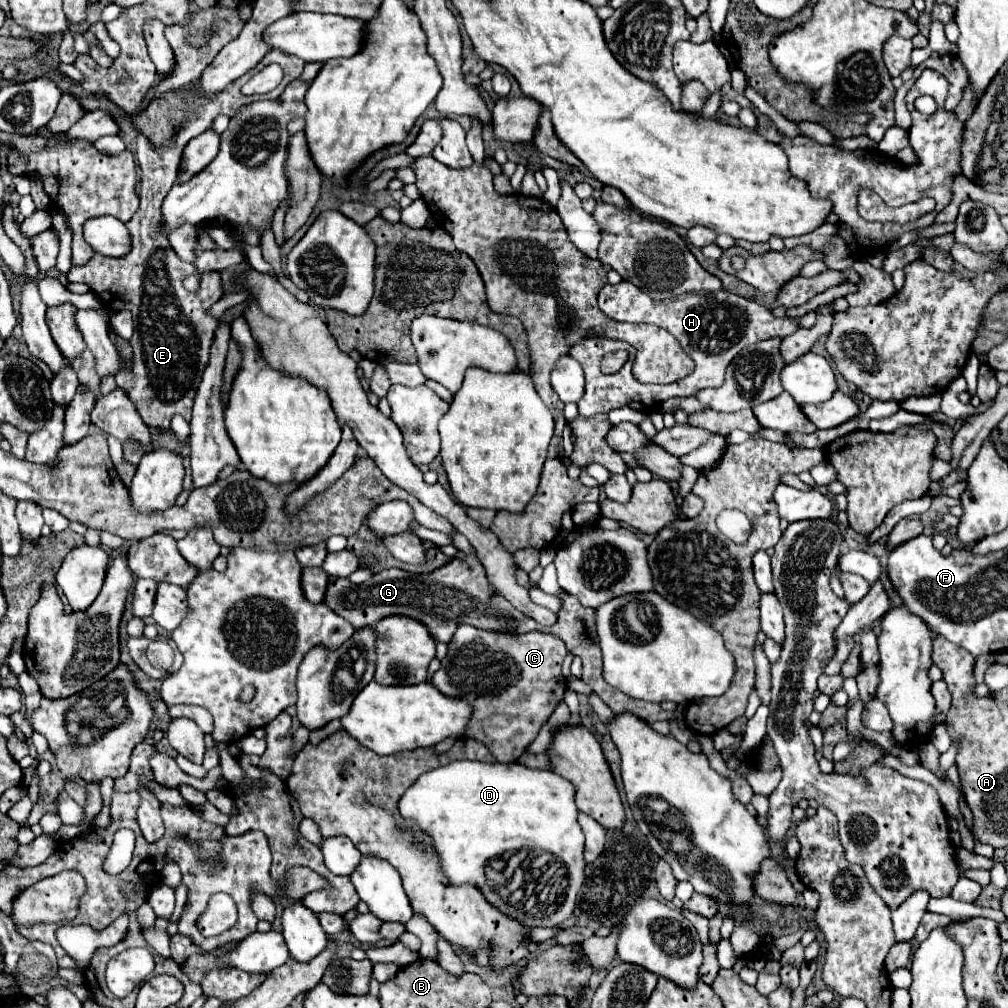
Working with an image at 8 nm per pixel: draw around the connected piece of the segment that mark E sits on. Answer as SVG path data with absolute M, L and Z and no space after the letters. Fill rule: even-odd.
M273 49L263 57L263 61L255 69L251 69L249 73L233 81L221 93L215 93L211 99L199 99L197 107L191 113L187 113L187 121L181 123L181 127L177 127L169 145L157 147L151 141L147 141L147 137L143 135L137 137L137 161L141 167L141 191L139 191L141 207L127 223L127 229L133 239L131 253L121 259L109 259L95 253L87 265L71 267L67 275L69 281L87 283L91 291L99 295L103 305L105 305L105 299L111 299L109 307L113 303L133 313L133 321L135 321L135 333L131 337L133 371L127 371L123 367L125 363L121 361L121 369L115 381L119 389L125 389L127 397L135 403L135 409L141 415L141 419L151 427L171 429L173 415L181 415L185 421L191 421L193 397L201 383L203 369L209 361L209 349L213 343L213 333L217 329L217 319L211 317L207 311L223 295L221 275L217 271L203 273L199 293L185 291L183 279L191 275L195 269L191 263L181 261L173 253L165 231L157 233L157 225L161 225L161 203L177 179L177 169L179 169L177 163L181 161L181 151L189 143L189 139L207 131L217 115L223 113L227 117L233 117L239 111L239 107L259 99L259 97L241 95L241 87L269 63L279 63L285 71L283 83L269 93L269 99L279 99L285 85L295 81L301 75L305 61L301 61L299 57L289 57L279 49Z

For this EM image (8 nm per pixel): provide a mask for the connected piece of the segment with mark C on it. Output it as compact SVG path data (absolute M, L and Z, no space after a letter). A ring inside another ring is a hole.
M459 625L457 633L449 643L449 651L441 661L439 671L433 675L433 685L457 699L465 699L473 705L473 717L467 725L465 735L481 741L499 763L513 763L517 761L529 743L537 737L539 729L547 723L555 707L563 701L563 693L567 681L561 673L561 663L567 655L567 647L563 641L549 633L525 633L525 635L511 635L511 633L495 633L495 631L481 631L471 625Z

